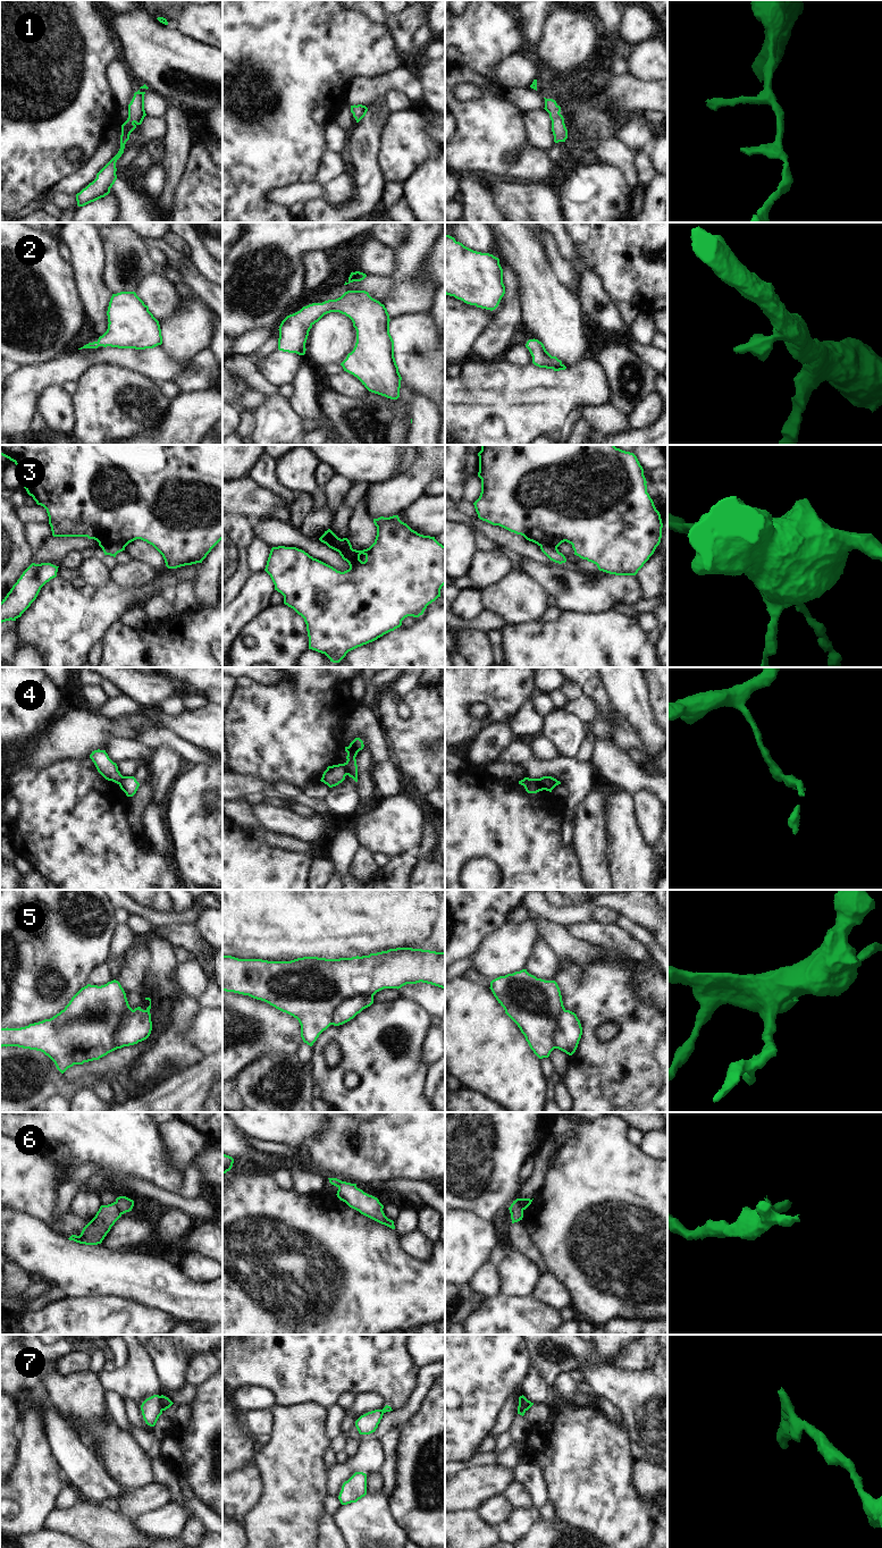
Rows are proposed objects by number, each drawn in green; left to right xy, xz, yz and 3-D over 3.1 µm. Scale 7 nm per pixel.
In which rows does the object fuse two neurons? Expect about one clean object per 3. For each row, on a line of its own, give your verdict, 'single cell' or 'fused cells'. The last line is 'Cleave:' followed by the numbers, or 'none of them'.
1: single cell
2: single cell
3: fused cells
4: fused cells
5: fused cells
6: fused cells
7: fused cells
Cleave: 3, 4, 5, 6, 7

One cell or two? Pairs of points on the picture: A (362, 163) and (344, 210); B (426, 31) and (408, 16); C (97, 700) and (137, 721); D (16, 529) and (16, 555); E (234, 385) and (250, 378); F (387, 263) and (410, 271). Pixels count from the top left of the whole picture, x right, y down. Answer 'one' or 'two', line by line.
A: one
B: two
C: two
D: one
E: two
F: two

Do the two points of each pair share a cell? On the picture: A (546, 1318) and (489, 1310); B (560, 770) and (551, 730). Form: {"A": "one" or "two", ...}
{"A": "one", "B": "two"}

